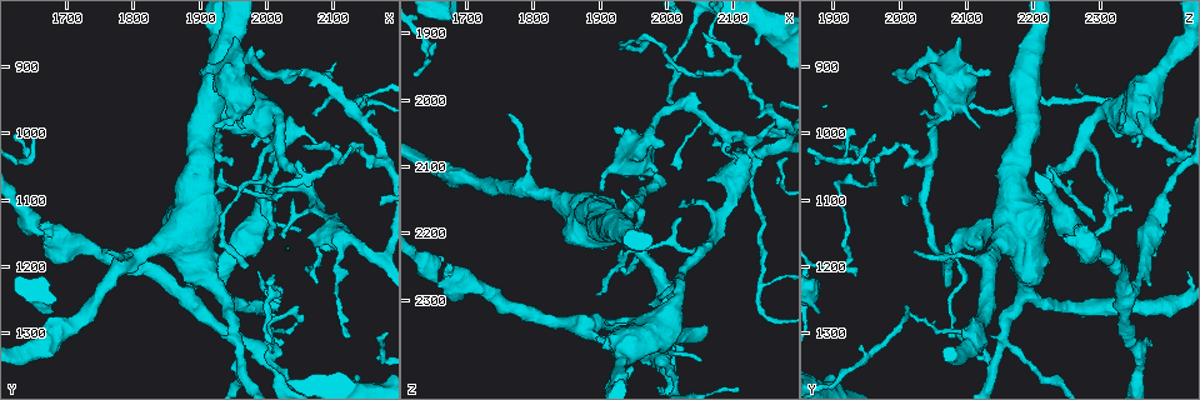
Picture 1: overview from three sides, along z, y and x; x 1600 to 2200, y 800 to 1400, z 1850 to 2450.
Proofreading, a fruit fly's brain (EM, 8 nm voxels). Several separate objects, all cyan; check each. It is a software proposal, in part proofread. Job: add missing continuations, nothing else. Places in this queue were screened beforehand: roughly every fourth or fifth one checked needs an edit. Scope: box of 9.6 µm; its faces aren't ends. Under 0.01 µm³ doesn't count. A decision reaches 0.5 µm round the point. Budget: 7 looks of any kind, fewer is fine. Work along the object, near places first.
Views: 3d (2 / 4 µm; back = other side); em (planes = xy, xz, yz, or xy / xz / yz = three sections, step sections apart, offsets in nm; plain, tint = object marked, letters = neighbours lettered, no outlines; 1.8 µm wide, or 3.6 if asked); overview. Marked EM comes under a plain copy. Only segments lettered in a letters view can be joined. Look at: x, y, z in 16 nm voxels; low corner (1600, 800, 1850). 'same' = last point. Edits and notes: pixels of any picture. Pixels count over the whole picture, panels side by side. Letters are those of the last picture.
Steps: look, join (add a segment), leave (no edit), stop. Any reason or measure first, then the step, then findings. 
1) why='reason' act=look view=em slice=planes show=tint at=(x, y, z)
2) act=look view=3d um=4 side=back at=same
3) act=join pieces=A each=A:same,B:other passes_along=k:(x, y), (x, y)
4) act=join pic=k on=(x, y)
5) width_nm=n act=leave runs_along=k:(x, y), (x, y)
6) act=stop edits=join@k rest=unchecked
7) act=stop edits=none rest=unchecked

act=look view=em um=3.6 slice=planes show=letters at=(1930, 1020, 2410)

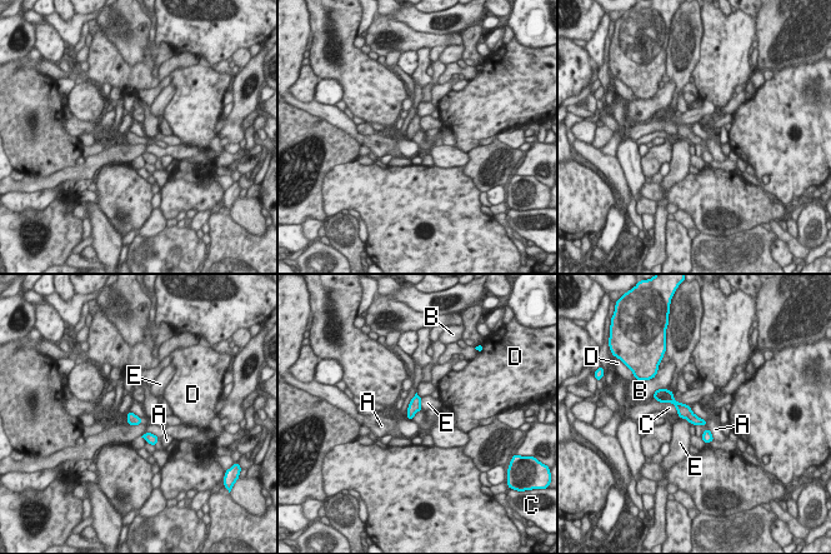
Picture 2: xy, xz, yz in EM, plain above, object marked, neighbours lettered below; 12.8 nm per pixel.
act=leave each=A:other,B:other,C:other,D:other,E:other border=2:(679, 417), (690, 423) found='none of them fits'

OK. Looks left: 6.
why='thick end' act=look view=3d um=4 at=(2140, 1365, 1920)

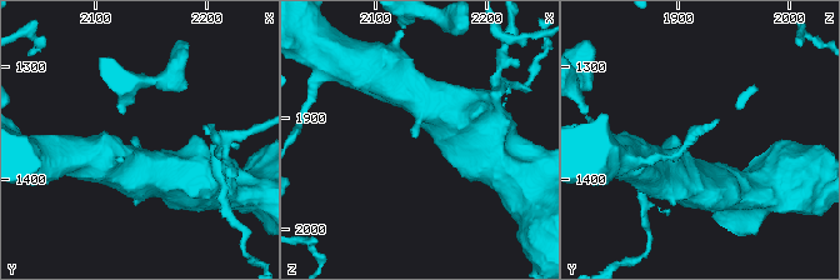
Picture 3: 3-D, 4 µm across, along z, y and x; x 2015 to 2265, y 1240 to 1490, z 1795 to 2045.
act=look view=em slice=xz step=16 show=letters at=(2138, 1362, 1916)

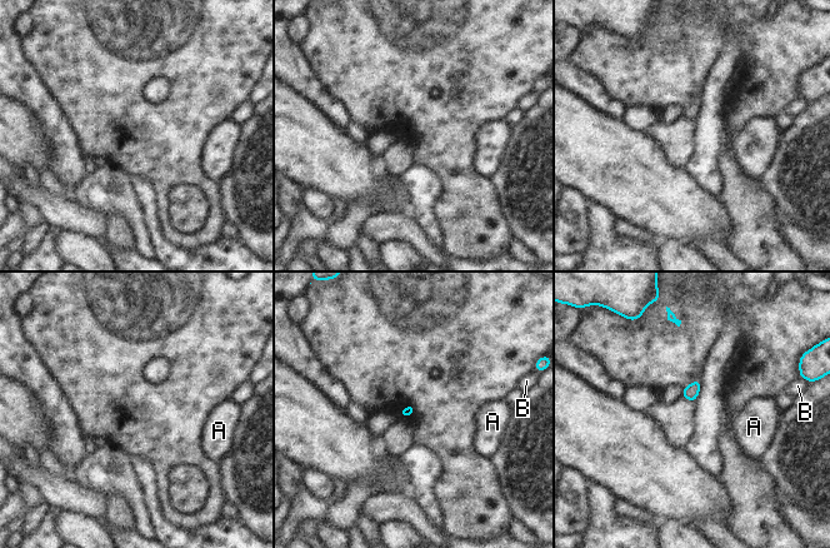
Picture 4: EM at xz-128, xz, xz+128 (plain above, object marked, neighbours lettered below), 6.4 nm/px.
why='another direction' act=look view=em slice=planes show=letters at=same

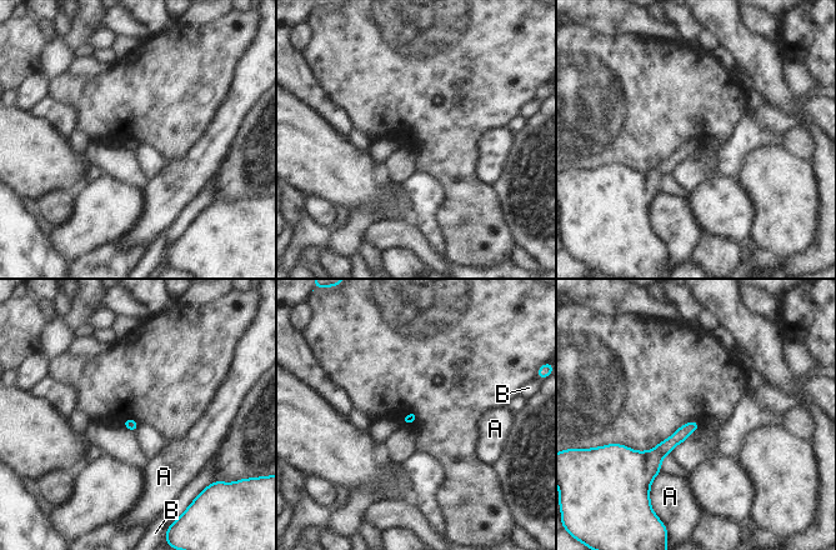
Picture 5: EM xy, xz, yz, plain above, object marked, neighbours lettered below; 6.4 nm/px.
act=leave each=A:other,B:other border=5:(660, 473), (654, 479), (649, 491) found='none of them fits'

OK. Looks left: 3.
why='branch stops here' act=look view=3d um=4 at=(2055, 1020, 1900)

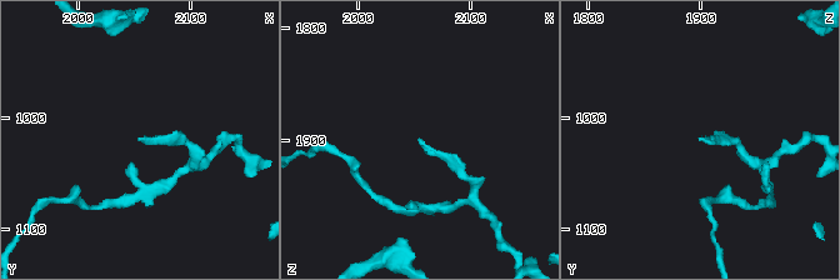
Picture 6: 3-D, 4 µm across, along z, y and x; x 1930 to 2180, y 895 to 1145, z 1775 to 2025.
why='shape alone is not enough' act=look view=em slice=yz step=16 show=letters at=(2056, 1016, 1898)

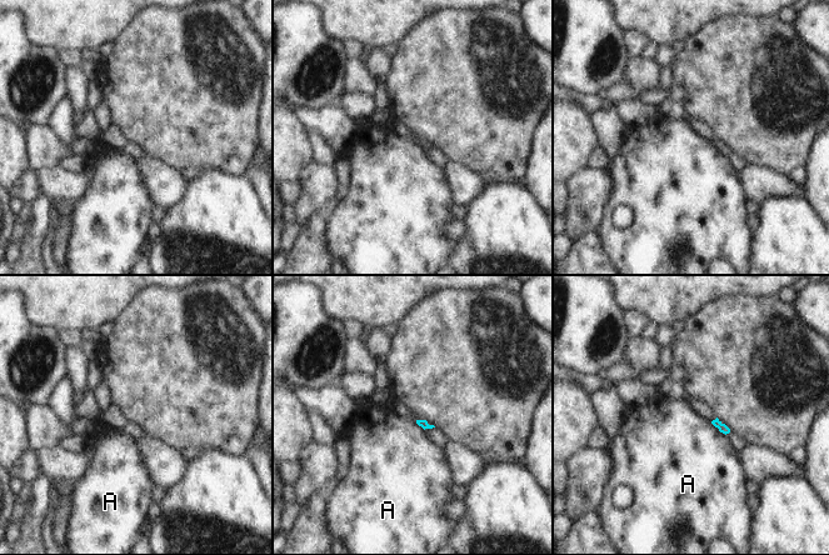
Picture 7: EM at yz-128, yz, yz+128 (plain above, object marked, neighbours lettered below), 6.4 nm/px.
why='cut it another way' act=look view=em slice=planes show=letters at=same

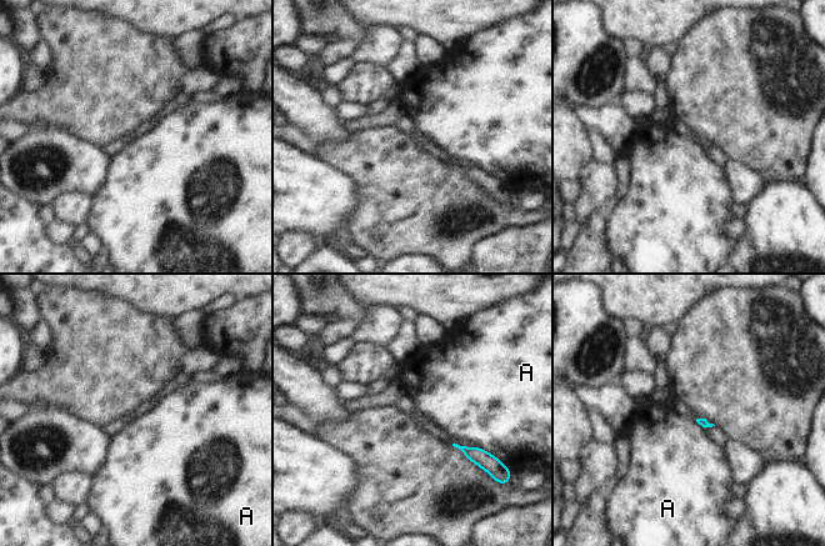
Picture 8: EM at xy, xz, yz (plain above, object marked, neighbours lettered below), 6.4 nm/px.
act=leave each=A:other border=8:(475, 445), (490, 454) found='no lettered segment goes on from it'

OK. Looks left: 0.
act=stop edits=none rest=unchecked

